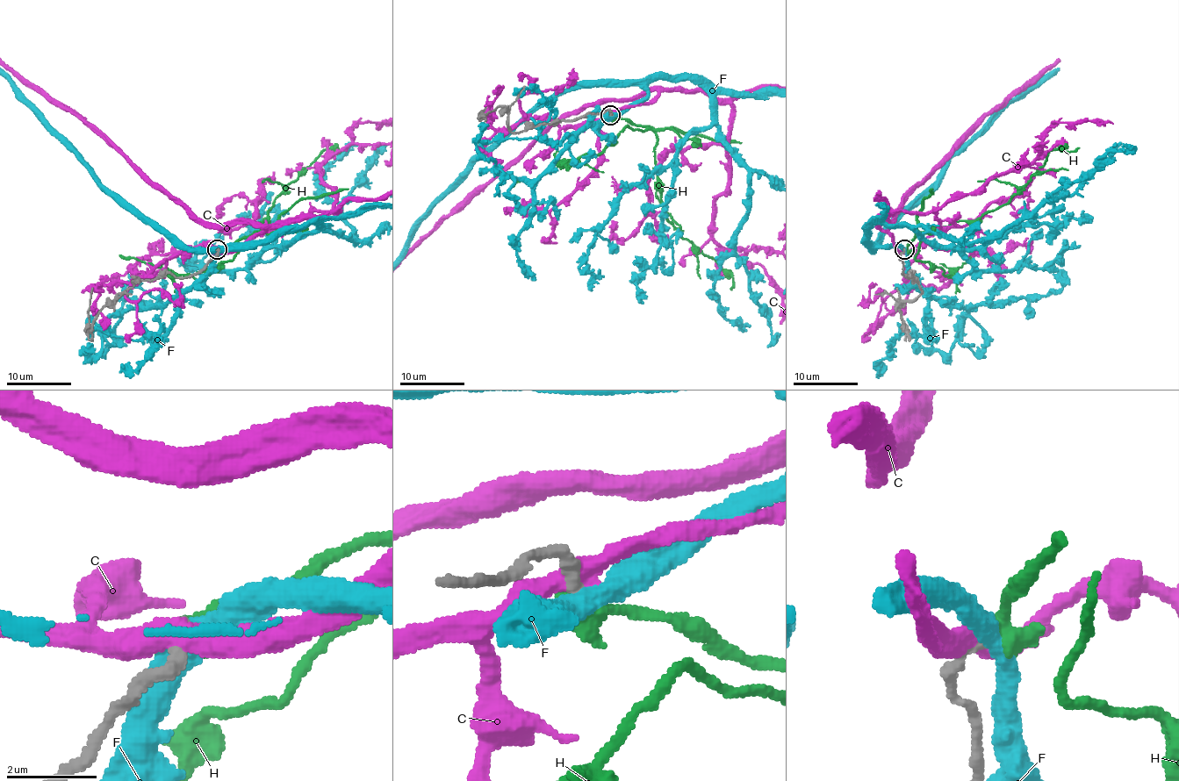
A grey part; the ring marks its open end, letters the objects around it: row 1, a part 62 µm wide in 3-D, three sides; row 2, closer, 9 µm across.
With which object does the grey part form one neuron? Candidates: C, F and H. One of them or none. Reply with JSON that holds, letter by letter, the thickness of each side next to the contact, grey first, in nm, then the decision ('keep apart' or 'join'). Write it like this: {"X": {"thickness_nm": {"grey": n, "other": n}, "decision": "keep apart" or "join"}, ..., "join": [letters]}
{"C": {"thickness_nm": {"grey": 300, "other": 480}, "decision": "keep apart"}, "F": {"thickness_nm": {"grey": 260, "other": 440}, "decision": "keep apart"}, "H": {"thickness_nm": {"grey": 260, "other": 400}, "decision": "join"}, "join": ["H"]}

